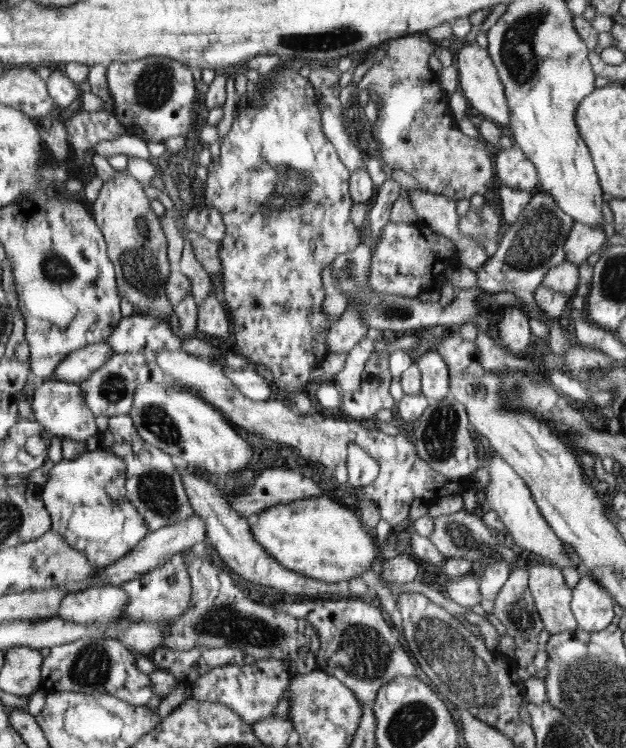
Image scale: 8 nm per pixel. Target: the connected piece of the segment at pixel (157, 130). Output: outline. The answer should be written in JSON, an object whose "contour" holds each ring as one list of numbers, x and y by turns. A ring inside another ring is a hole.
{"contour":[[150,56,126,63,110,62,106,69,108,88,114,102,113,113,126,133,152,142,164,142,170,136,188,134,196,100,196,84,190,67,172,58]]}

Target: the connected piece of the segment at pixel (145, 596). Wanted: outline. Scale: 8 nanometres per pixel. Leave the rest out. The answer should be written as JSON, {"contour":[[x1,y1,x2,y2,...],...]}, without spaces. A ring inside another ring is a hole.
{"contour":[[178,552,161,567,155,568,135,580,122,583,120,587,130,596,126,609,122,611,124,628,128,628,128,624,132,624,132,622,136,624,136,622,160,622,160,620,173,619,184,613,186,609,190,609,192,585,189,568,184,557,184,553]]}

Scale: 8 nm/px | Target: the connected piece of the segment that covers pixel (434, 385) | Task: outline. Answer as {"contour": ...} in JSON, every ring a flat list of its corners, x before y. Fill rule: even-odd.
{"contour":[[437,351,426,352,416,364,421,373,421,393,430,403,450,396,450,372]]}

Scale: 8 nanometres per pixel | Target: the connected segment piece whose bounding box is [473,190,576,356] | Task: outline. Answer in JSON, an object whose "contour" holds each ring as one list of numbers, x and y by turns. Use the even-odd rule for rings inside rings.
{"contour":[[540,190,531,197,522,214,518,216,518,220,507,227,506,233,499,239,496,253,488,258,484,265,473,271,476,272,476,289,492,295,498,292,512,292,530,318,538,319,550,327,550,346,557,356,563,356,567,348,576,341,572,339,572,334,566,328,562,328,558,320,547,317,538,307,535,293,546,271,566,260,564,241,574,222,572,216,568,216,558,208,550,194]]}

